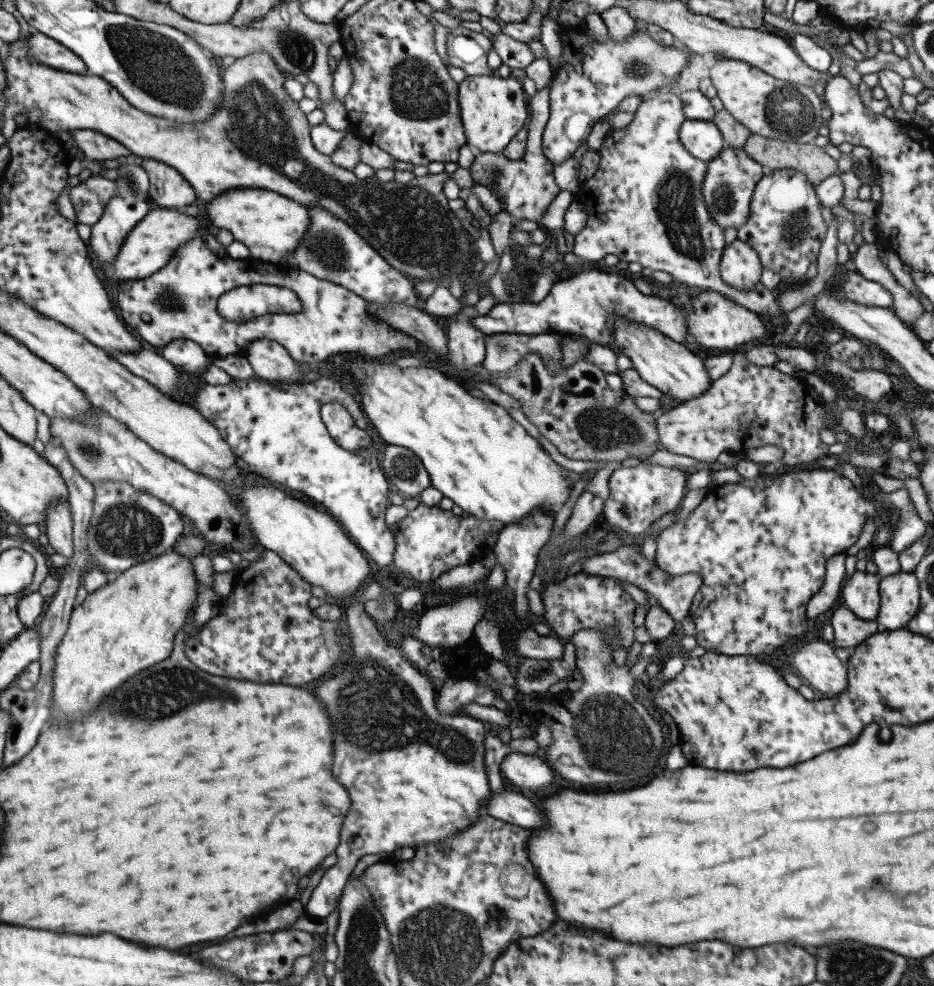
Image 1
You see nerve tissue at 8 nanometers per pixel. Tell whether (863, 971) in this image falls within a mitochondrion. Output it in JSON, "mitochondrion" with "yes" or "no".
{"mitochondrion":"yes"}

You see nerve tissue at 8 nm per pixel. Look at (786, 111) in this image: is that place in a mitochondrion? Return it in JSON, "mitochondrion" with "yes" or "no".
{"mitochondrion":"yes"}

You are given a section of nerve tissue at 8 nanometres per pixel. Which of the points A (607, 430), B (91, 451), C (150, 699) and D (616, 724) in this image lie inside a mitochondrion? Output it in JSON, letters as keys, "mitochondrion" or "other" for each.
{"A":"mitochondrion","B":"mitochondrion","C":"mitochondrion","D":"mitochondrion"}

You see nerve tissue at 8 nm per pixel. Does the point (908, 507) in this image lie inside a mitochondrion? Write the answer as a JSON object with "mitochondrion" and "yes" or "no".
{"mitochondrion":"no"}

